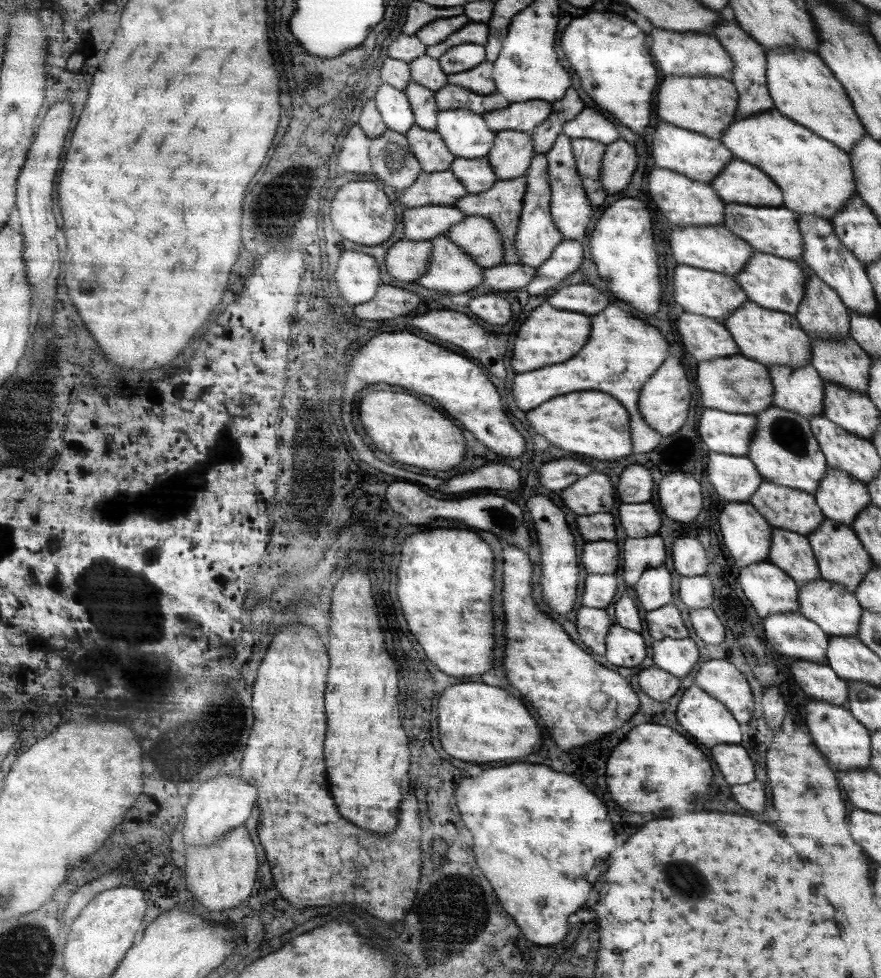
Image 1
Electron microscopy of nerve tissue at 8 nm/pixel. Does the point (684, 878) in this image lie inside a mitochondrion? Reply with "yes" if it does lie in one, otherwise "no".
yes

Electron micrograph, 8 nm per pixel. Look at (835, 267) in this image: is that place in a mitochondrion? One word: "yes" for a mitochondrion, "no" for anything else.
yes

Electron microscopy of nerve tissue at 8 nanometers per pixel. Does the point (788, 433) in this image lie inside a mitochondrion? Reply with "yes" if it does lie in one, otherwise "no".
yes

